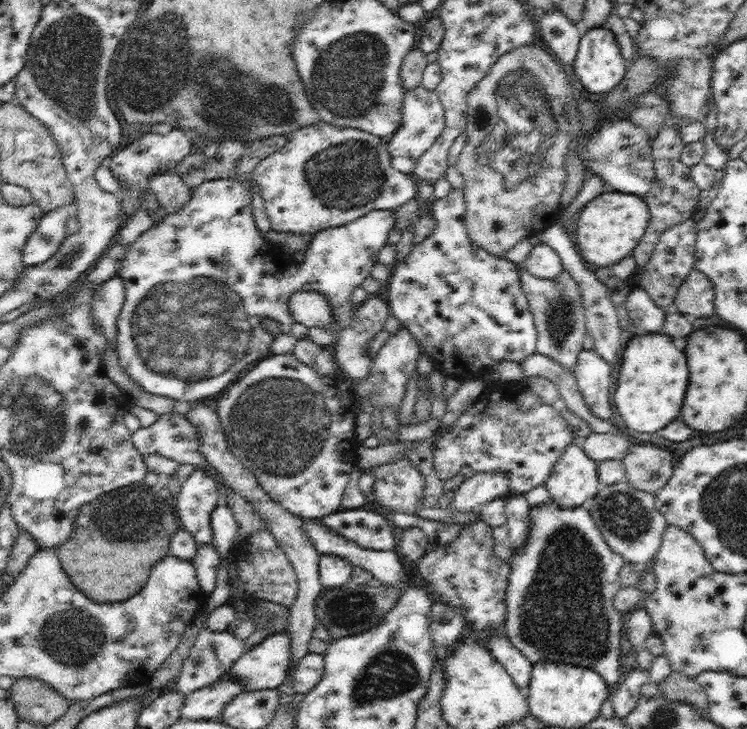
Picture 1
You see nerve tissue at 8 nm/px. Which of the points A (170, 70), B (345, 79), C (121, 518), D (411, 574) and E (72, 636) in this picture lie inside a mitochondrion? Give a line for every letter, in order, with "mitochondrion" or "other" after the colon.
A: mitochondrion
B: mitochondrion
C: mitochondrion
D: other
E: mitochondrion

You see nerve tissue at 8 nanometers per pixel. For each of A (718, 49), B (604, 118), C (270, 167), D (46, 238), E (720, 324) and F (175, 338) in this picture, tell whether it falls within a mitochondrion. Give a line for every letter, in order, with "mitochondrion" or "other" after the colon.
A: other
B: other
C: other
D: mitochondrion
E: other
F: mitochondrion

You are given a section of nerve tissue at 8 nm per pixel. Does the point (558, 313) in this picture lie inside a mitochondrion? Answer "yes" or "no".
yes

